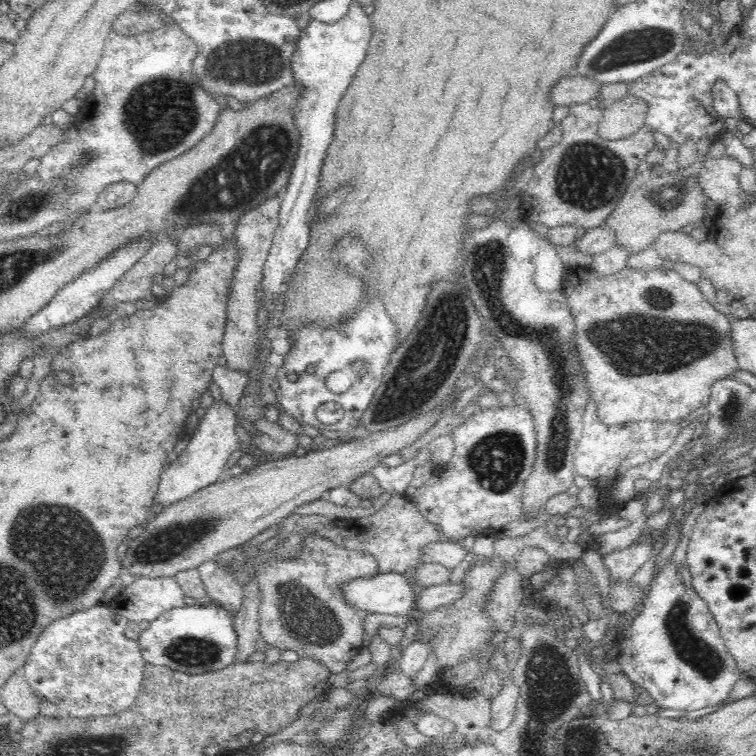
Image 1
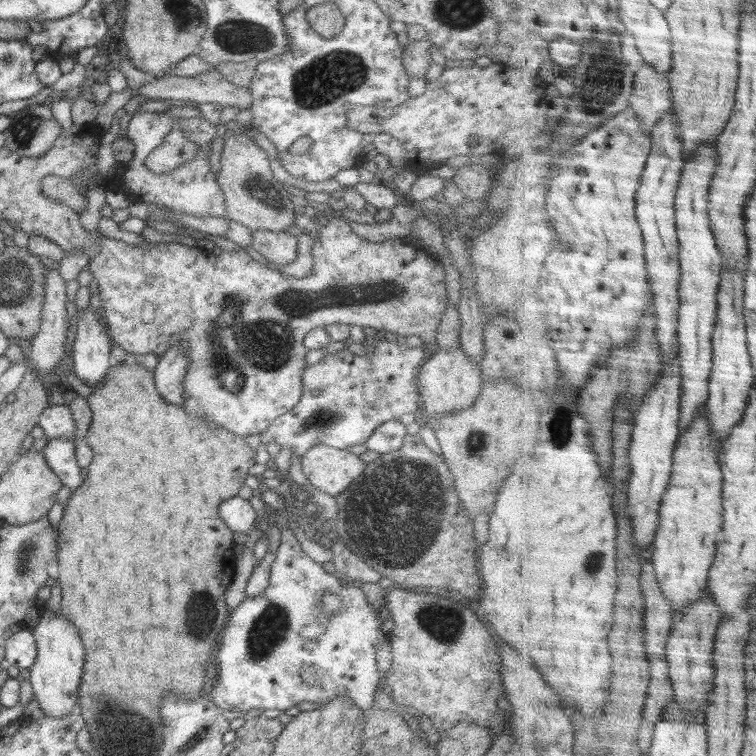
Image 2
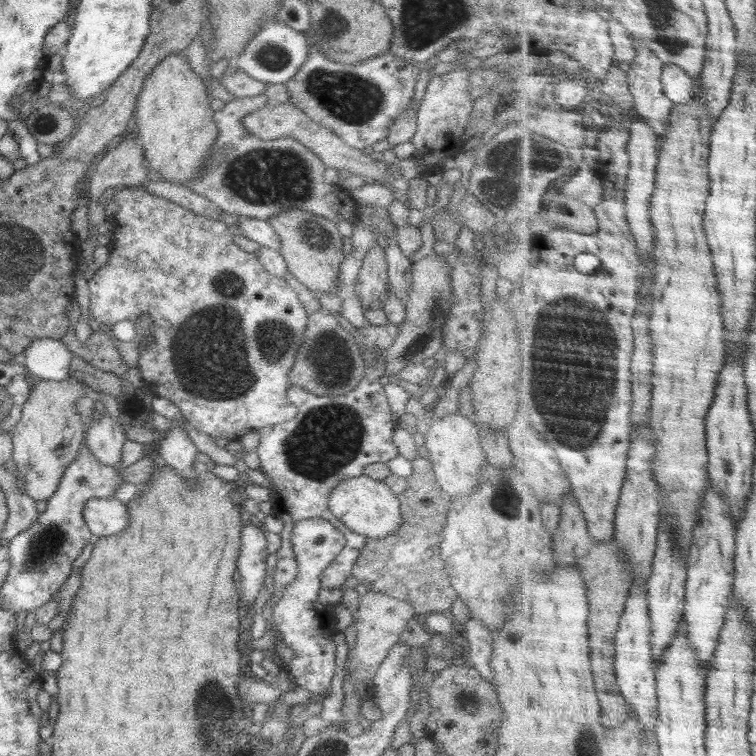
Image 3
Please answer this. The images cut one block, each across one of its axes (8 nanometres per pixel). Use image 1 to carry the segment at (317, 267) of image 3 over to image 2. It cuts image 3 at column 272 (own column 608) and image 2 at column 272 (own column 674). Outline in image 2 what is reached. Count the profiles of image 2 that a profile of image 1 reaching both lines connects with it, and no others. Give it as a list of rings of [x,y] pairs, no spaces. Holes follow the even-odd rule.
[[[233,133],[224,141],[220,171],[215,179],[224,195],[226,218],[254,231],[287,231],[290,226],[294,226],[294,218],[300,208],[290,199],[291,189],[284,187],[284,183],[272,174],[268,158],[268,153],[246,134]]]

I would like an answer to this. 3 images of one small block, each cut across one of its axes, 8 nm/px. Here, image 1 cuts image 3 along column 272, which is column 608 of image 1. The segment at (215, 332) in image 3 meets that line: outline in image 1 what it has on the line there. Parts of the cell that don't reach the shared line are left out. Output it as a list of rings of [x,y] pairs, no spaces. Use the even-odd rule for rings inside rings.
[[[671,265],[653,270],[624,269],[599,276],[586,267],[575,268],[564,292],[575,316],[574,339],[586,374],[588,400],[598,407],[598,418],[608,426],[627,422],[674,422],[687,417],[700,406],[707,406],[714,382],[734,376],[738,361],[732,346],[729,319],[712,307],[694,282],[688,282]]]

